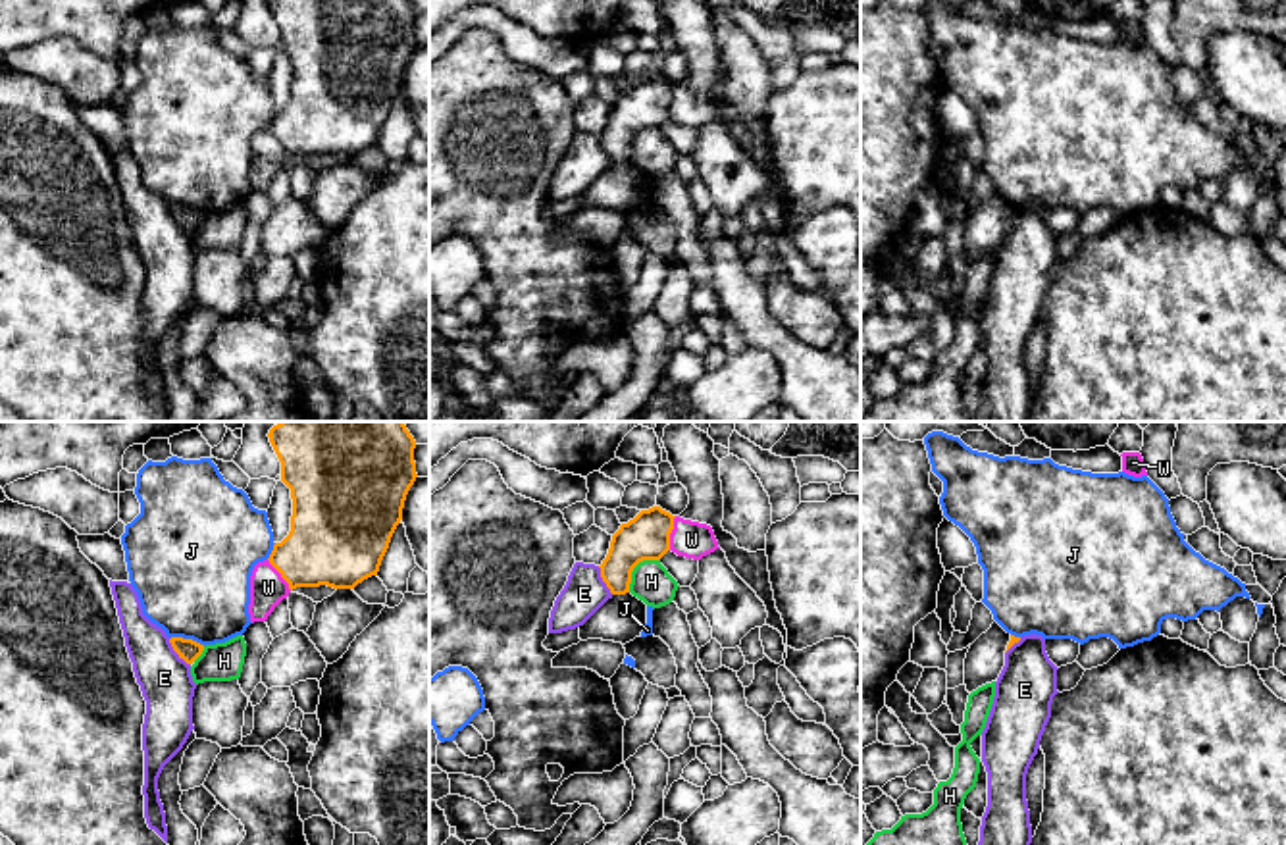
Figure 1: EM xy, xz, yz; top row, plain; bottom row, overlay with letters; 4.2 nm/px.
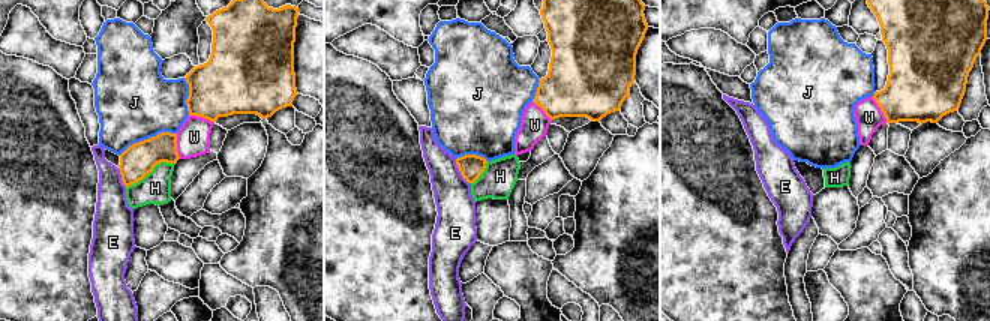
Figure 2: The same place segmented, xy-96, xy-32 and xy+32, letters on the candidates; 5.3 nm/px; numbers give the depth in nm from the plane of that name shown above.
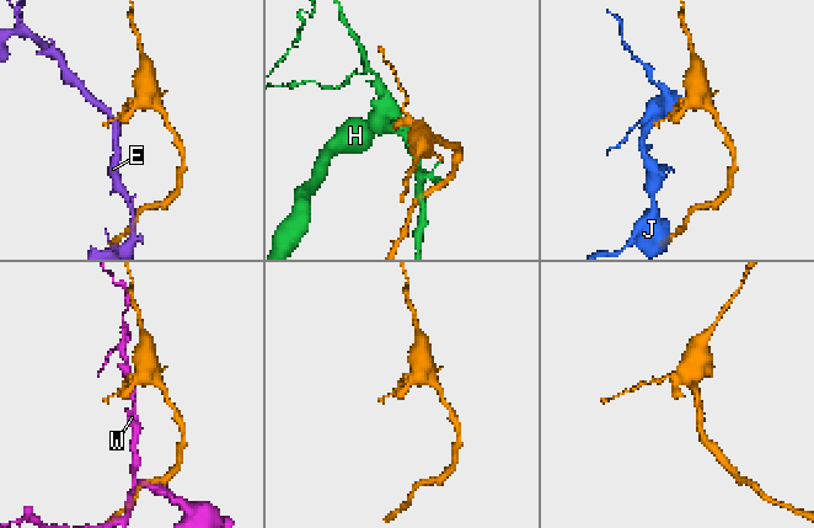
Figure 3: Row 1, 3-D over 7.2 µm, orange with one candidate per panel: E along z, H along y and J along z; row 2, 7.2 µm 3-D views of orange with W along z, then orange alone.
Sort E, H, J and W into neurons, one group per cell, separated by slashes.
E / H / J / W

